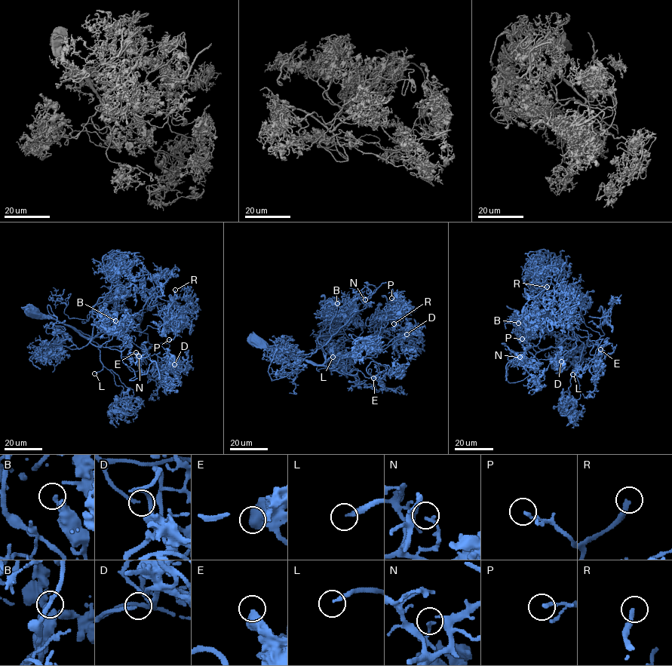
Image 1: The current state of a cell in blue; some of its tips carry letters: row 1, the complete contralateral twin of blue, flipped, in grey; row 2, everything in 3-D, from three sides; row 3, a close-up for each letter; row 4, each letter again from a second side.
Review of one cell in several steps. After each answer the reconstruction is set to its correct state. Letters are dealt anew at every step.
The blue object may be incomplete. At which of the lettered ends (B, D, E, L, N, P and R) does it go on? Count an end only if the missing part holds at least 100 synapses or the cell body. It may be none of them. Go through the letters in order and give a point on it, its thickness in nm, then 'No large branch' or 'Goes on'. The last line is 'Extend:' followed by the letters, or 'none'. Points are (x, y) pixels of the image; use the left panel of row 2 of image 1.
B: Place: (115, 320). Thickness 190 nm. No large branch
D: Place: (174, 364). Thickness 160 nm. Goes on
E: Place: (136, 352). Thickness 550 nm. No large branch
L: Place: (94, 373). Thickness 200 nm. Goes on
N: Place: (139, 356). Thickness 170 nm. No large branch
P: Place: (169, 339). Thickness 180 nm. No large branch
R: Place: (175, 290). Thickness 240 nm. Goes on
Extend: D, L, R

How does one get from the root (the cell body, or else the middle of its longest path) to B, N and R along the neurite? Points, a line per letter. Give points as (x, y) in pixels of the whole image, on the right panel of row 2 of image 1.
B: (544, 316), (541, 316), (568, 328), (578, 338), (566, 339), (556, 347), (540, 349), (520, 338), (518, 323)
N: (544, 316), (568, 328), (578, 338), (538, 351), (531, 347), (517, 354), (518, 361), (520, 357)
R: (544, 316), (568, 328), (578, 338), (572, 335), (569, 317), (553, 292), (540, 297), (547, 286)

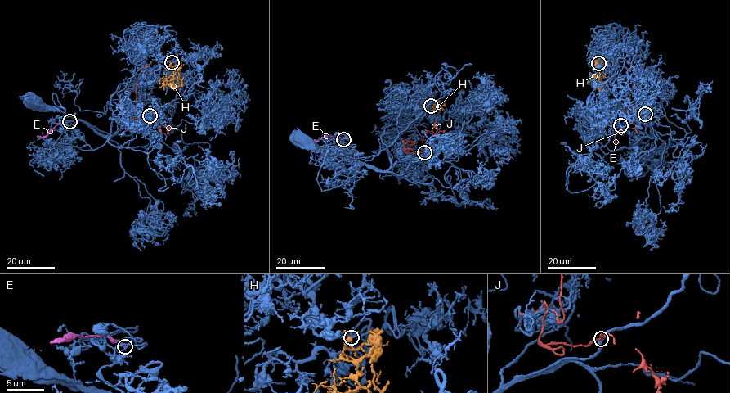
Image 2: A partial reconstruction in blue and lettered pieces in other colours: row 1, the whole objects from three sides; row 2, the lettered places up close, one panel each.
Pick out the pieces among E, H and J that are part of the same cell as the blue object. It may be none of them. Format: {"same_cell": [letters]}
{"same_cell": ["H"]}

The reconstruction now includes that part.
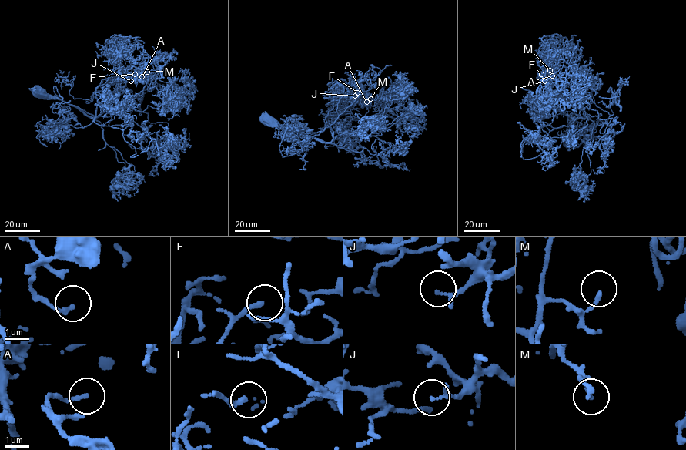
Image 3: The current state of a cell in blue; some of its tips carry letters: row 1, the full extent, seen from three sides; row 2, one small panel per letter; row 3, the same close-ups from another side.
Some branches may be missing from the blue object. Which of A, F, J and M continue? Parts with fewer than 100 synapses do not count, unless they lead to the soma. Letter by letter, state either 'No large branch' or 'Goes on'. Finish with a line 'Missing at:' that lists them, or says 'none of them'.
A: No large branch
F: No large branch
J: No large branch
M: No large branch
Missing at: none of them

